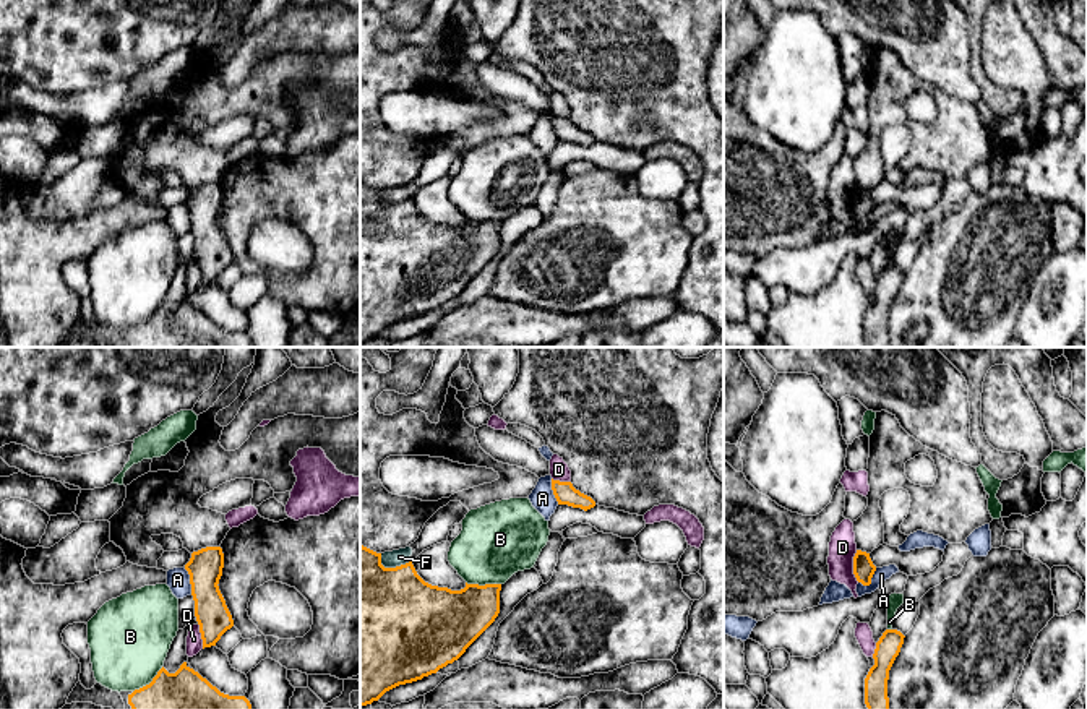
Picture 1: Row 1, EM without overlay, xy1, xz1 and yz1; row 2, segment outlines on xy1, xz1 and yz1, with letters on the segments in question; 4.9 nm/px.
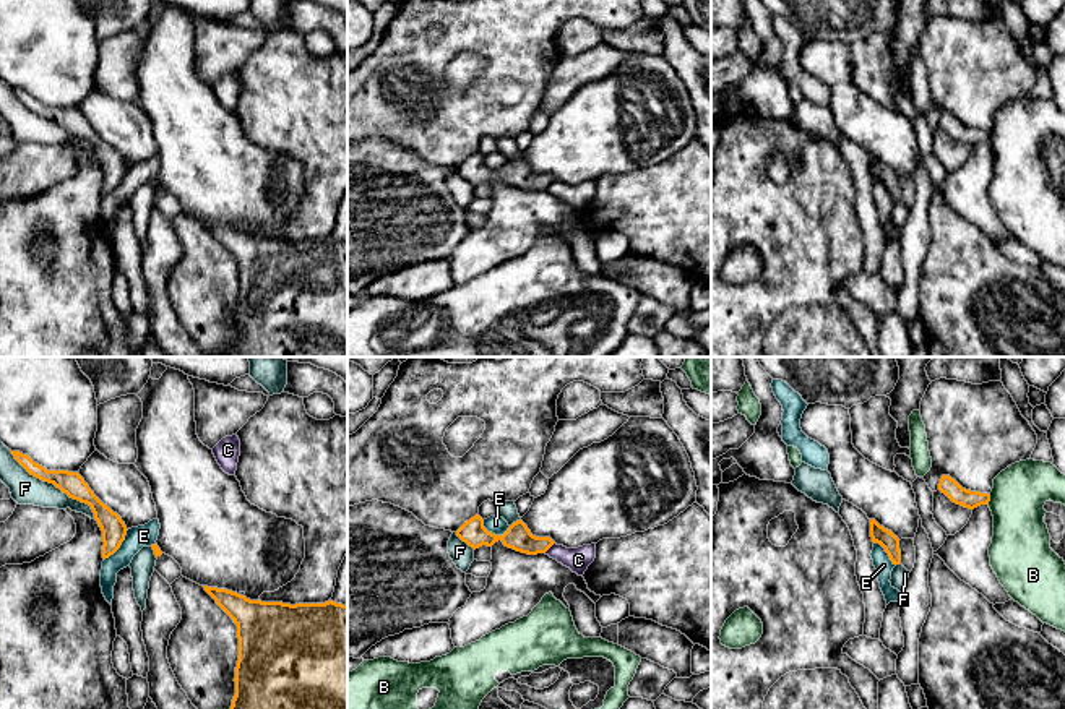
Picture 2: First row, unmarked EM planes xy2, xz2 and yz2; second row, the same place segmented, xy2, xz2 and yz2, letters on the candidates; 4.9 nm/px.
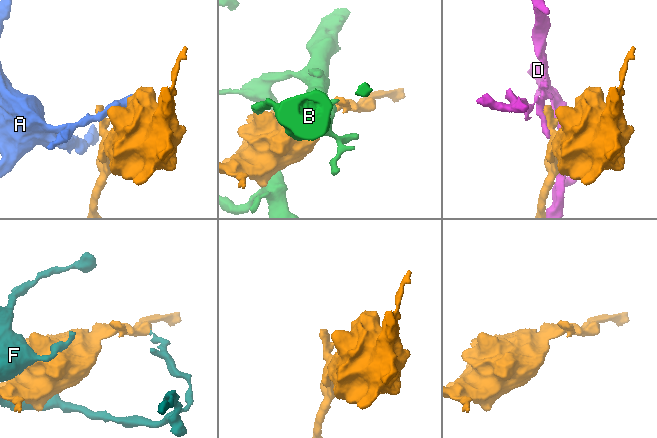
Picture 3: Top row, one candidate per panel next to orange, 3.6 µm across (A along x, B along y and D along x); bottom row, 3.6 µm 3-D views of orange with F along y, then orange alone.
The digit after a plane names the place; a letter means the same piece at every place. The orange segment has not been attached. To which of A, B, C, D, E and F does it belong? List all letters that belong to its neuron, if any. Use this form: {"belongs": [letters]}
{"belongs": ["F"]}

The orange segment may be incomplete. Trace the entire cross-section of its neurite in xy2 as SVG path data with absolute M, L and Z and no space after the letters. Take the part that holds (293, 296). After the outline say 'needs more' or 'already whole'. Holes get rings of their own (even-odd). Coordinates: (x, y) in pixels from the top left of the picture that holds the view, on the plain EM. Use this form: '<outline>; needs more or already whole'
M227 226L205 227L237 261L239 297L231 346L214 357L347 357L347 242L250 237Z; already whole

